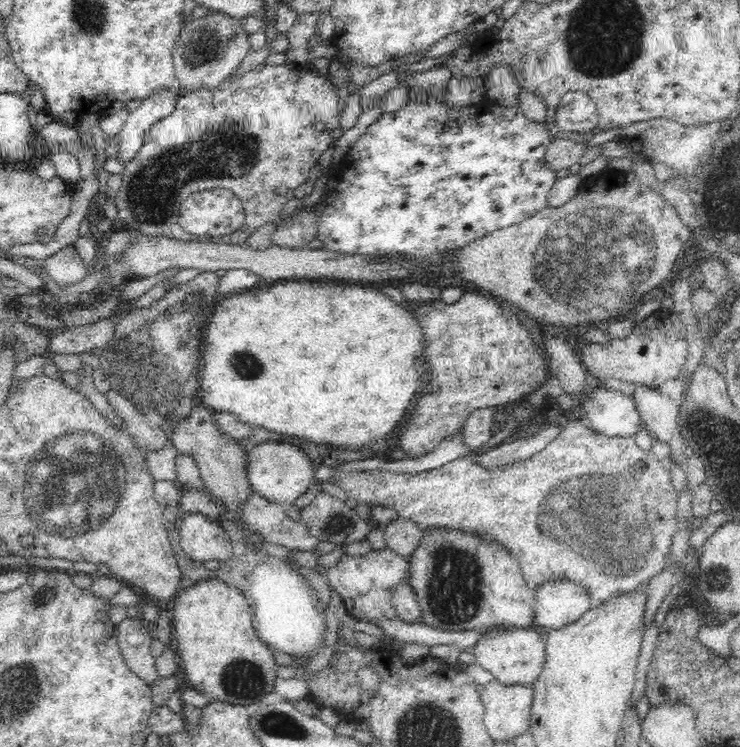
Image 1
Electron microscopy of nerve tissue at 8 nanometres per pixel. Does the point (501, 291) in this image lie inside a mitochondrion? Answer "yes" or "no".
no

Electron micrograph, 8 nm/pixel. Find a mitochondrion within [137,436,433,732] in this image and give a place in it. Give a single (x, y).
(241, 679)

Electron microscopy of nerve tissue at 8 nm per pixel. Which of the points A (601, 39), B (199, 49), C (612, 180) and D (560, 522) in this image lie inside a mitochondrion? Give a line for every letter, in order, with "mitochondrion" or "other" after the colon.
A: mitochondrion
B: mitochondrion
C: other
D: mitochondrion

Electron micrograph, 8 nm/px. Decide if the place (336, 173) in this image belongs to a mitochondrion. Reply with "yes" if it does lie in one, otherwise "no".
no

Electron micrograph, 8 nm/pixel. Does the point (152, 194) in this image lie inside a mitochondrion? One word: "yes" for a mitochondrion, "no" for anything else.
yes

